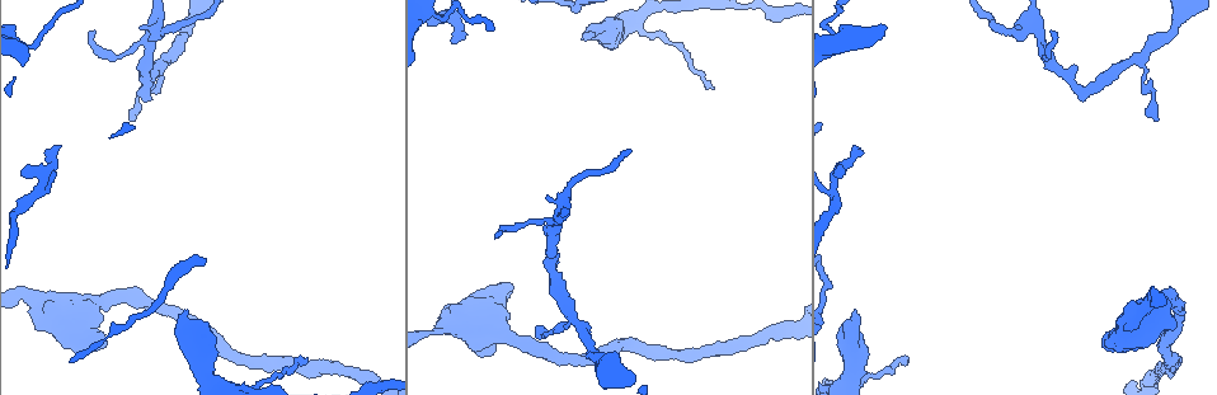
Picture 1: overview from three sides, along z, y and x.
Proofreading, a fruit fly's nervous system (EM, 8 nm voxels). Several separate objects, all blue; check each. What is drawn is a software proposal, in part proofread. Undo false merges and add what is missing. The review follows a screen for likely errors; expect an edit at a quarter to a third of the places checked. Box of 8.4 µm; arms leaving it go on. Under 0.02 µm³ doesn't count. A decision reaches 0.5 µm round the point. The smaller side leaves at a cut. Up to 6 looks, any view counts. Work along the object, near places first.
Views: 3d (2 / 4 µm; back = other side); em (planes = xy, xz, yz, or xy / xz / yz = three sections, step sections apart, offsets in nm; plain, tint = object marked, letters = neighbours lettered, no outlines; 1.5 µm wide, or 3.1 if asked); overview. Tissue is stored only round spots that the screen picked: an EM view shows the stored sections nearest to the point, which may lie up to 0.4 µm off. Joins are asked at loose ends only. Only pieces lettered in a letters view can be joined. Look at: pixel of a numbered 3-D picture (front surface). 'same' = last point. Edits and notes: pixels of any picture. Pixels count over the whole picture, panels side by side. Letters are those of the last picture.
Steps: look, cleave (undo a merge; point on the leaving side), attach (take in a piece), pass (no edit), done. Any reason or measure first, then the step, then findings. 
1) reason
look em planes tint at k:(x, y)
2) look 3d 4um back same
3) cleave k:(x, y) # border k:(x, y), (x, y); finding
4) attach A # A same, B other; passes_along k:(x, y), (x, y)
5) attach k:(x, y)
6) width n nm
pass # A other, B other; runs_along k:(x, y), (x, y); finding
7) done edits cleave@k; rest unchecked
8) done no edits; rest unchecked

sharp bend
look 3d 2um back at 1:(1034, 28)

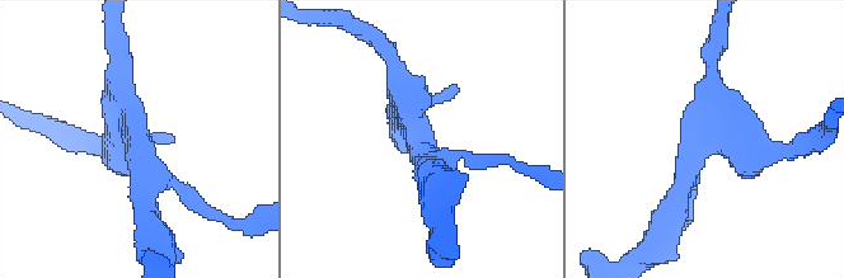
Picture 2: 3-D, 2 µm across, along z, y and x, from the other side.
look em planes tint at 2:(140, 142)

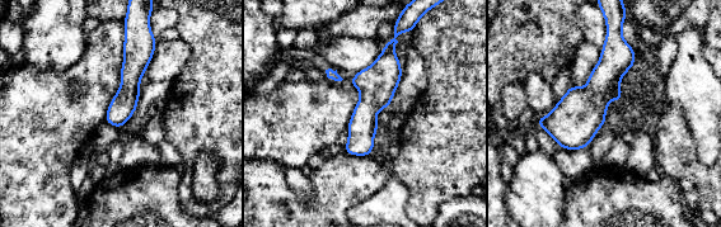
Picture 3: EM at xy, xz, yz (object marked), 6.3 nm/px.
what lies round it
look em planes letters same

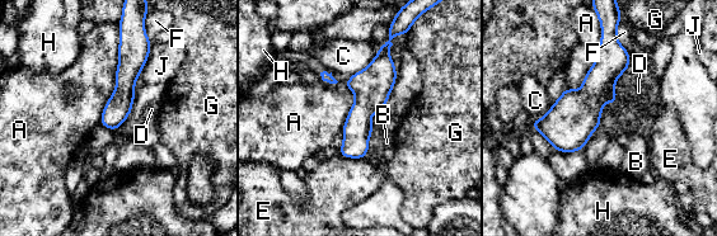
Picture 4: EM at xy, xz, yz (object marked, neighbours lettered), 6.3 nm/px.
width 120 nm
pass # A other, B other, C other, D other, E other, F other, G other, H other, J other; continuous, no second cell

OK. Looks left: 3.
look em xy step 4 tint at 1:(1153, 294)

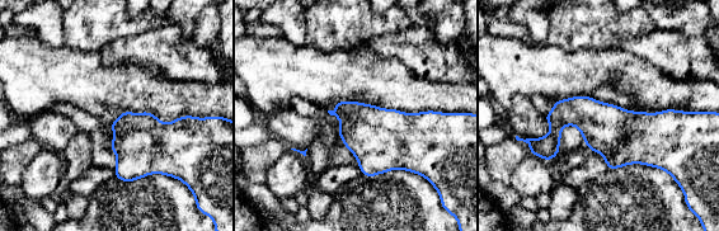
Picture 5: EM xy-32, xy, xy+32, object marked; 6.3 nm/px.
look em planes letters same

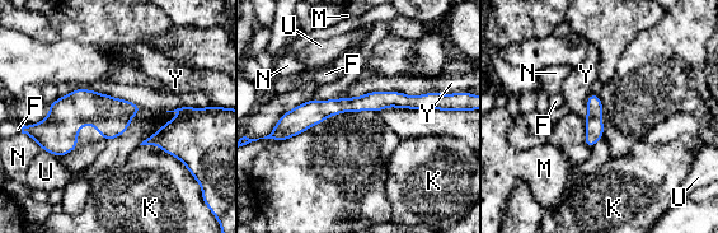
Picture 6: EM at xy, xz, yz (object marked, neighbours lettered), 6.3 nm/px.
pass # F other, K other, M other, N other, U other, Y other; runs_along 6:(389, 98), (244, 140); continuous, no second cell

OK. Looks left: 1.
done no edits; rest unchecked

